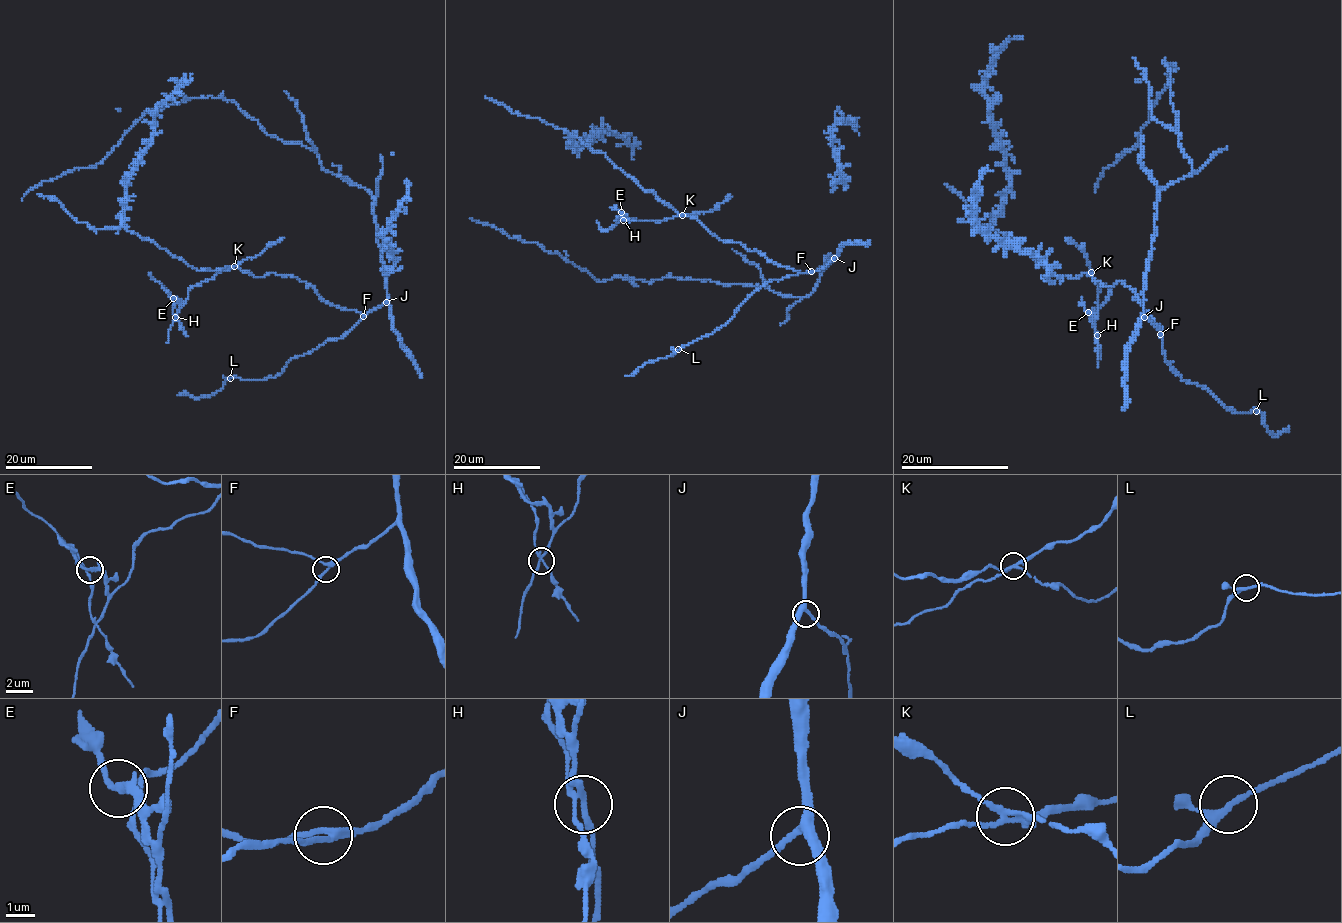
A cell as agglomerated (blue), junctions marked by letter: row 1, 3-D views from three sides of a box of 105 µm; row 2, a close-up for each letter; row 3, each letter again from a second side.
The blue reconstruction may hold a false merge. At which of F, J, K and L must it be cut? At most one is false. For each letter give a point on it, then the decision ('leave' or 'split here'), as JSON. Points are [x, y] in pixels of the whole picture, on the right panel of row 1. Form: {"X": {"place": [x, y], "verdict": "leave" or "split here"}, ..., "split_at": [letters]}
{"F": {"place": [1160, 334], "verdict": "leave"}, "J": {"place": [1144, 317], "verdict": "leave"}, "K": {"place": [1091, 272], "verdict": "split here"}, "L": {"place": [1256, 411], "verdict": "leave"}, "split_at": ["K"]}

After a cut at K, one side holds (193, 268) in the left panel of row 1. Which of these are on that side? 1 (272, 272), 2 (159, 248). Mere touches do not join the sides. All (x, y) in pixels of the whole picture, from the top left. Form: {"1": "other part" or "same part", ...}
{"1": "same part", "2": "same part"}

